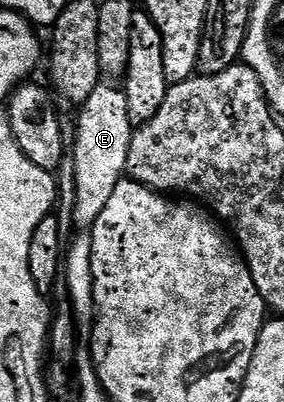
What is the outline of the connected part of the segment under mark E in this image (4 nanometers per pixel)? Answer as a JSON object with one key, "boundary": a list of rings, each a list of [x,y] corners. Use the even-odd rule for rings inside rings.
{"boundary":[[[99,83],[92,95],[77,110],[78,134],[72,137],[72,160],[76,183],[76,207],[74,223],[79,230],[89,231],[100,219],[108,199],[124,180],[128,163],[128,147],[136,128],[128,115],[128,99],[125,88],[114,83]],[[110,84],[110,85],[106,85]]]}

